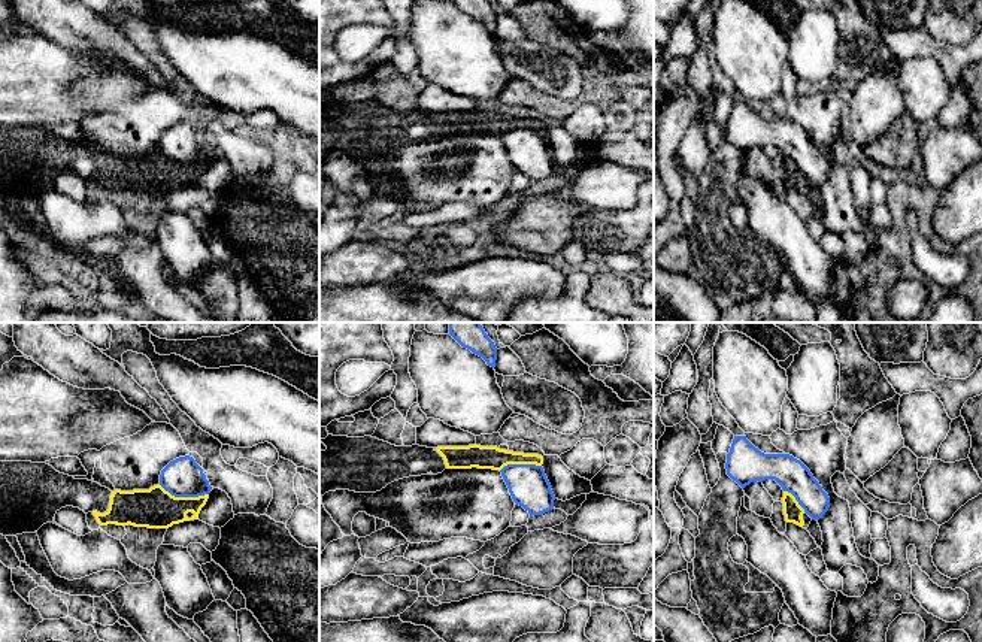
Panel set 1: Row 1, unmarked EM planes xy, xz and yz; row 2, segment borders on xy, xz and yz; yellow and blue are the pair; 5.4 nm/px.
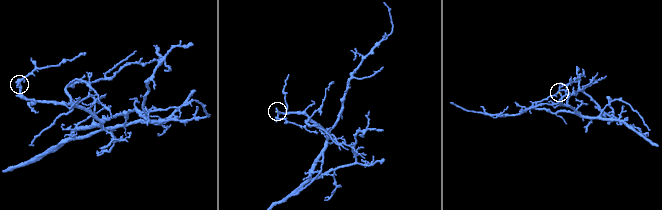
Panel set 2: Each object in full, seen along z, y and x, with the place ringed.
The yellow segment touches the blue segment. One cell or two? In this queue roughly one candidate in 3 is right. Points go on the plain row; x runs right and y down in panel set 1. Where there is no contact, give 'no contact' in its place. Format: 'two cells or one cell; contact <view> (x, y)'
two cells; contact xy (184, 163)

